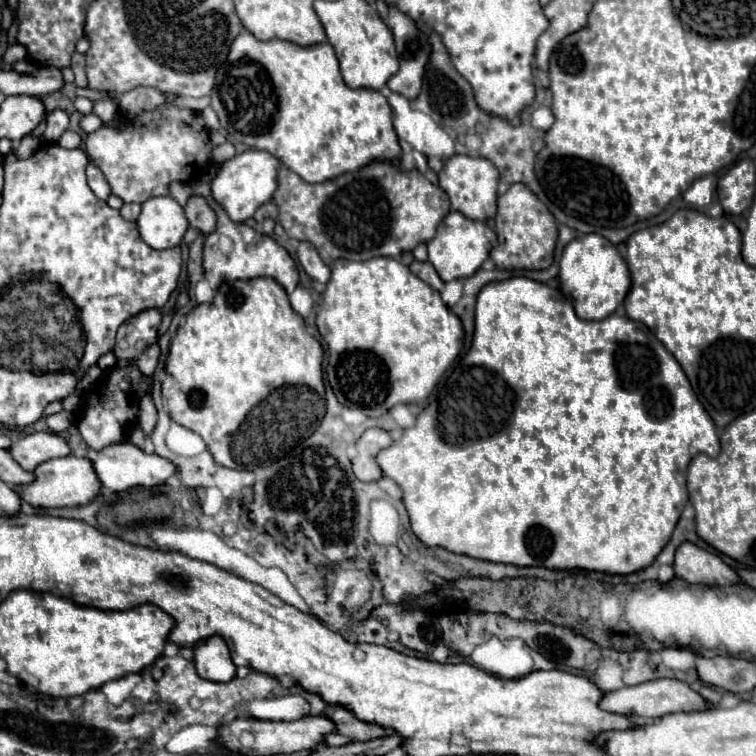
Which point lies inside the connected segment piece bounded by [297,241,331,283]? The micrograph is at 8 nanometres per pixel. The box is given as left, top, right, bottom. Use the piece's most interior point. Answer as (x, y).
(309, 258)

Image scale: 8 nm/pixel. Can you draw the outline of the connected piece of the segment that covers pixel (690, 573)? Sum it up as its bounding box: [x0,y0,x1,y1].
[673,541,739,585]

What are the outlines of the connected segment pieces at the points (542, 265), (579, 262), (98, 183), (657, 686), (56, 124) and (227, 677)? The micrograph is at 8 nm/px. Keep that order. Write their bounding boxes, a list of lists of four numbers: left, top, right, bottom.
[[489,183,557,271],[559,233,631,321],[87,163,111,199],[599,679,709,719],[45,109,69,143],[193,639,237,683]]

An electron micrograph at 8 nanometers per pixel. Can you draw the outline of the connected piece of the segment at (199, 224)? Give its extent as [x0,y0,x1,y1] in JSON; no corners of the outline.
[185,195,217,233]

